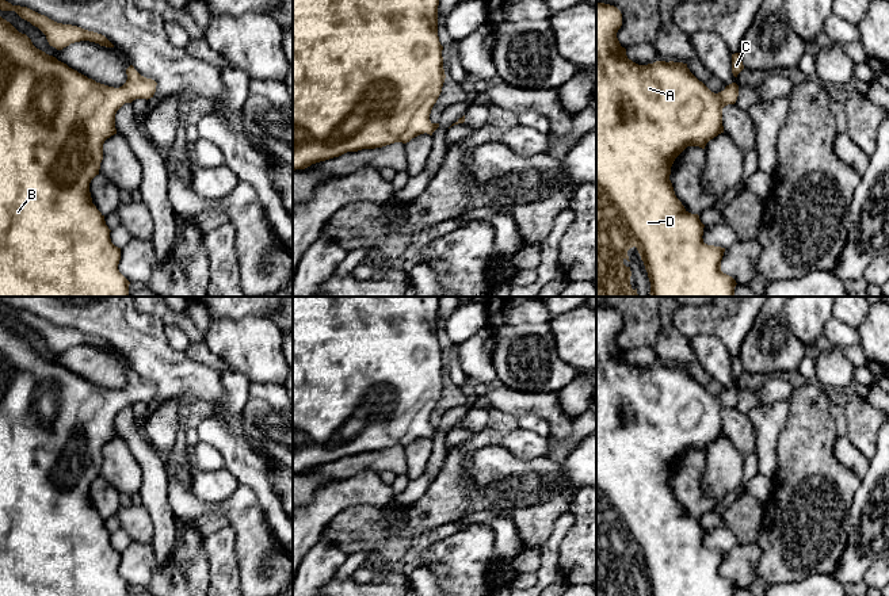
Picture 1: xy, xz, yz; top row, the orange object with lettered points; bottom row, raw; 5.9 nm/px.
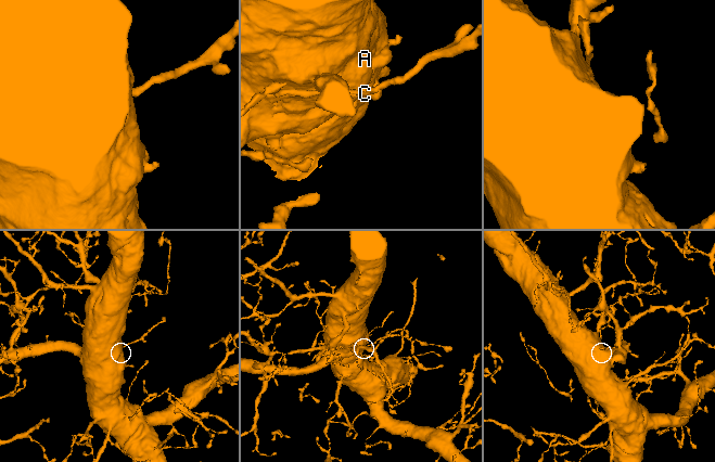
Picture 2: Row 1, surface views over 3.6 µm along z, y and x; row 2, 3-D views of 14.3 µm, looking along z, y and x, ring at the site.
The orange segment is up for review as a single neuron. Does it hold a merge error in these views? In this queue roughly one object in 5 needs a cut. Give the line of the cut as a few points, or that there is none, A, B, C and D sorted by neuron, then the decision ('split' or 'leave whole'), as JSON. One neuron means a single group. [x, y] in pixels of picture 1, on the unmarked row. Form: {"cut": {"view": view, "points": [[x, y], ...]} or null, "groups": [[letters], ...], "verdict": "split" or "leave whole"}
{"cut": null, "groups": [["A", "B", "C", "D"]], "verdict": "leave whole"}

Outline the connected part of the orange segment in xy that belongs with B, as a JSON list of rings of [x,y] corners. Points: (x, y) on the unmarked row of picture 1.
[[[0,320],[0,596],[129,596],[130,585],[119,576],[121,551],[110,542],[104,519],[92,507],[89,486],[99,478],[103,447],[117,438],[115,417],[136,402],[150,402],[157,386],[141,379],[133,368],[126,372],[127,383],[119,390],[108,390],[69,371],[56,360],[37,352],[31,343]]]

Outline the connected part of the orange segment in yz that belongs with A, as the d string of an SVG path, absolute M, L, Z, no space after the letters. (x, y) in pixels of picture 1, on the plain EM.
M596 306L596 596L637 596L630 588L630 570L623 568L629 563L627 554L637 551L644 565L650 585L650 596L735 596L736 584L721 574L721 563L725 551L707 549L703 546L703 531L698 517L688 516L676 501L669 484L671 470L675 462L687 450L699 450L705 452L706 447L724 436L722 412L735 408L739 400L739 389L732 386L724 394L714 397L702 385L699 385L683 366L656 364L648 368L638 368L627 362L626 352L621 349L617 336L622 329L621 314L610 307Z

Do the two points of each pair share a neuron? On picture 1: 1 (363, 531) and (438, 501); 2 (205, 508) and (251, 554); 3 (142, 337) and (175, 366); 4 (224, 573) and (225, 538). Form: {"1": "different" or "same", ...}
{"1": "same", "2": "same", "3": "same", "4": "same"}

